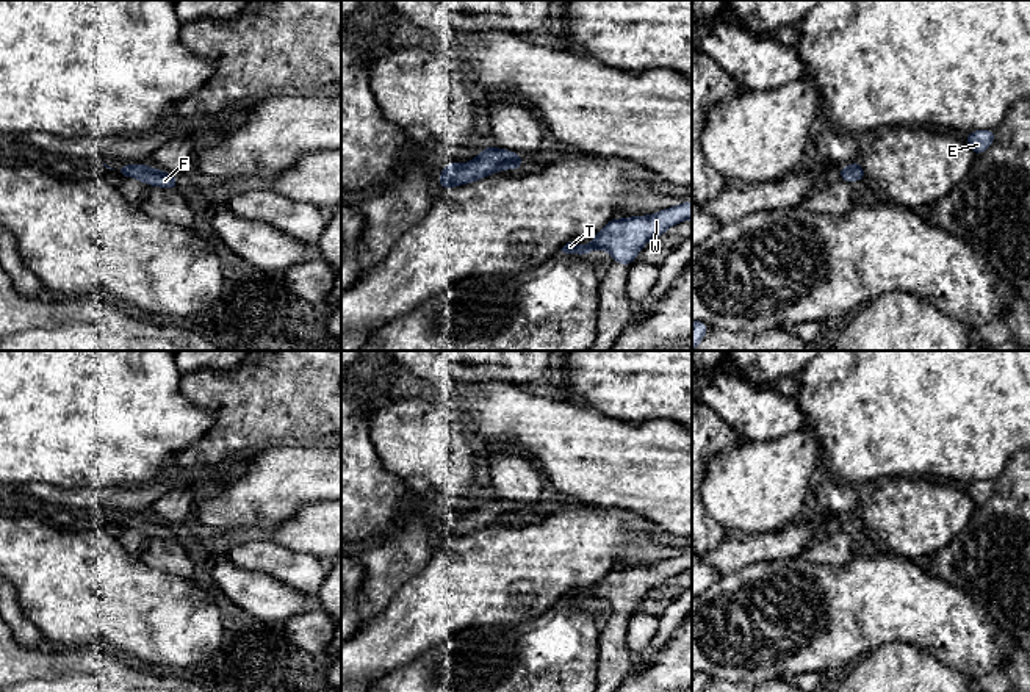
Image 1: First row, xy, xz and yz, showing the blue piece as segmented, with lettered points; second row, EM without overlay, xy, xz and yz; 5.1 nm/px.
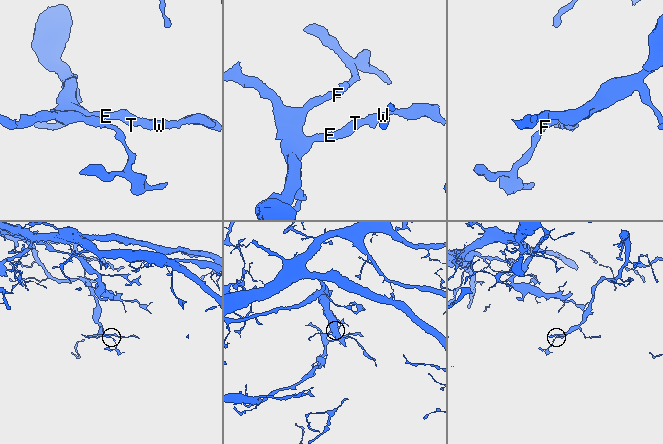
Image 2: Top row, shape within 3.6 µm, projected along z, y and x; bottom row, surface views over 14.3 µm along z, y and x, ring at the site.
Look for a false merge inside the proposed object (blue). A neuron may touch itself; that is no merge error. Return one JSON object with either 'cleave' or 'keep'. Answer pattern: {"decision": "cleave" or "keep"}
{"decision": "keep"}

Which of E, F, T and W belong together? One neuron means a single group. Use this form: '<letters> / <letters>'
E F T W

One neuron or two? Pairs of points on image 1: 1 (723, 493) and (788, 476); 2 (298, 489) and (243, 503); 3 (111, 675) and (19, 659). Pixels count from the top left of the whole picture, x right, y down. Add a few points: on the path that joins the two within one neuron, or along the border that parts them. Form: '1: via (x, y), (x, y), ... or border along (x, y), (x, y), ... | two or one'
1: via (739, 490), (758, 487), (772, 476) | one
2: via (284, 489), (273, 489), (257, 498) | one
3: via (88, 672), (43, 672) | one

